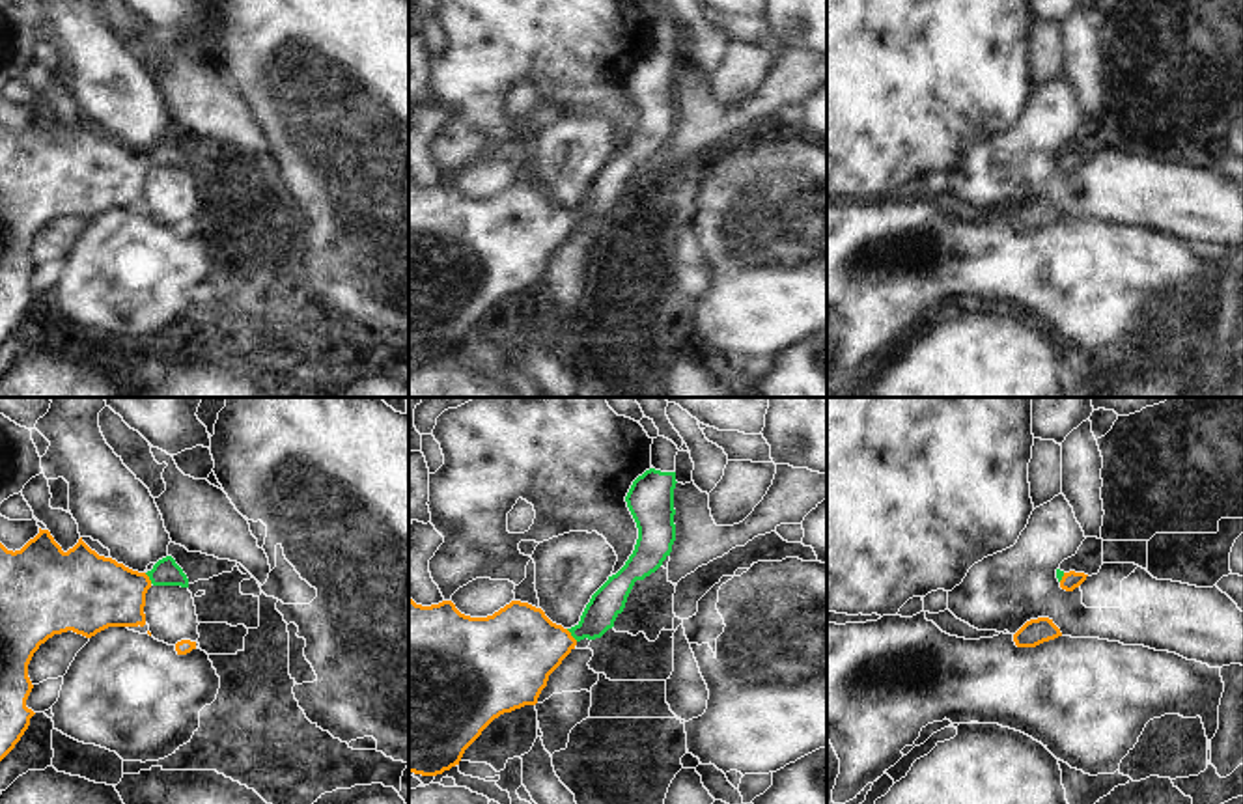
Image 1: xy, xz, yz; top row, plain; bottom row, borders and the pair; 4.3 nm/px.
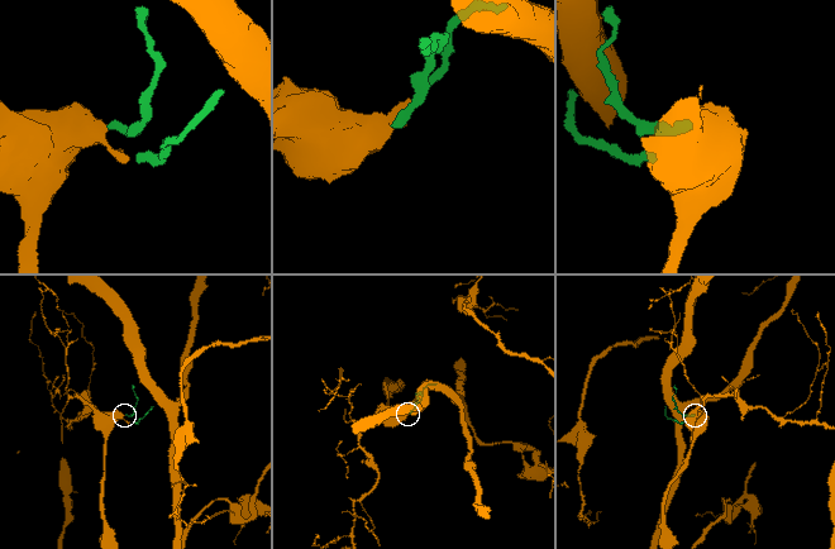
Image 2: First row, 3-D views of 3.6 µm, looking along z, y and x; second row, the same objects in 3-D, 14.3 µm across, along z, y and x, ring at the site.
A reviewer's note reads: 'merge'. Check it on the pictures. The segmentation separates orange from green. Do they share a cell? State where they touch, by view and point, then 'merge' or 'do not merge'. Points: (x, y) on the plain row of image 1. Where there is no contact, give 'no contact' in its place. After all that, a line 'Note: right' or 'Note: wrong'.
xz (570, 217) | merge
Note: right

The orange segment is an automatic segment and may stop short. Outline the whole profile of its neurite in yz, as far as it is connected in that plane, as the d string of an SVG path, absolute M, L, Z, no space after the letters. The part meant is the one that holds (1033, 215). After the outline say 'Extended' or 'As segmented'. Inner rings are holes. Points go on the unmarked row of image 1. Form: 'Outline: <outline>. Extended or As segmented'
Outline: M1038 200L1027 203L1015 216L1017 229L1036 229L1043 224L1062 218L1060 211L1049 200Z. As segmented

